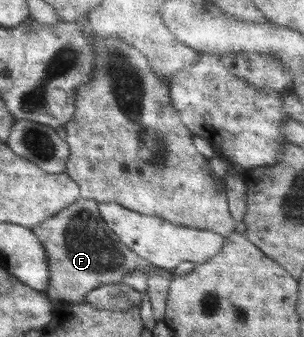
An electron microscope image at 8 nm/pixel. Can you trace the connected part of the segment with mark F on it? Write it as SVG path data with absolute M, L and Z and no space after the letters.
M80 197L31 230L43 245L49 263L51 278L44 292L56 305L82 303L89 291L104 284L120 283L127 274L136 271L147 279L146 292L154 319L163 321L171 282L169 270L151 264L124 245L101 218L96 200Z

